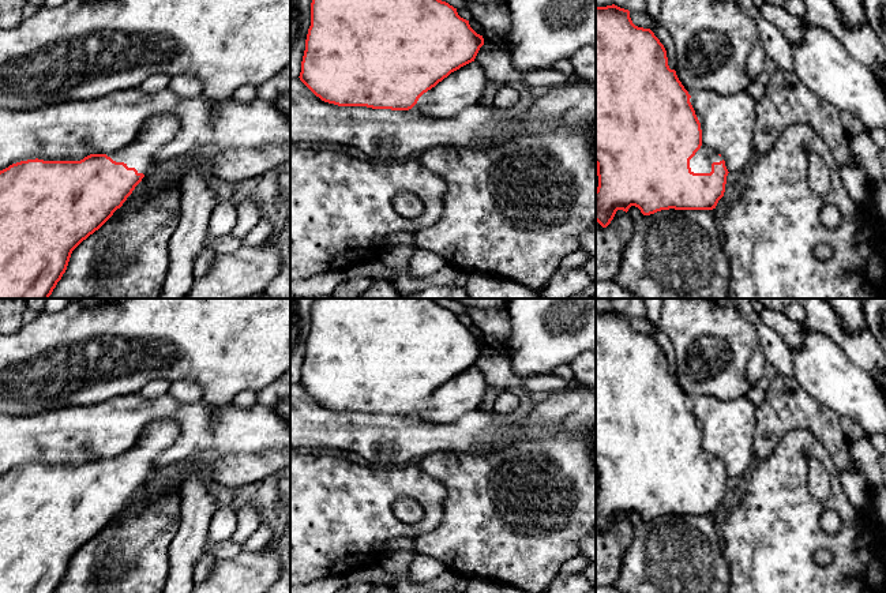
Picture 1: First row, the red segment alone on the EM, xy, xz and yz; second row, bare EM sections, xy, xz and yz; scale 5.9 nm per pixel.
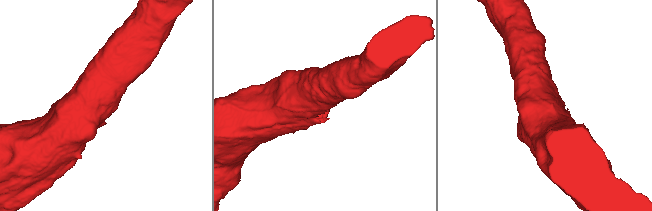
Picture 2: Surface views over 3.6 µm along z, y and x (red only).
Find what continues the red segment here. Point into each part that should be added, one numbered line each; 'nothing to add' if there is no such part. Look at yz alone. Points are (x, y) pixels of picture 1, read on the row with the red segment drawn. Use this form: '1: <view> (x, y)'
1: yz (701, 162)

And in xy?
1: xy (160, 130)

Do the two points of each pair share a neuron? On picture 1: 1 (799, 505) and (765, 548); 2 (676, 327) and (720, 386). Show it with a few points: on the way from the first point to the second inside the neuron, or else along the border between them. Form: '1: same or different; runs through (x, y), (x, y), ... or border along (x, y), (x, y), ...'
1: same; runs through (788, 515), (770, 537)
2: same; runs through (702, 327), (727, 334), (735, 360)

